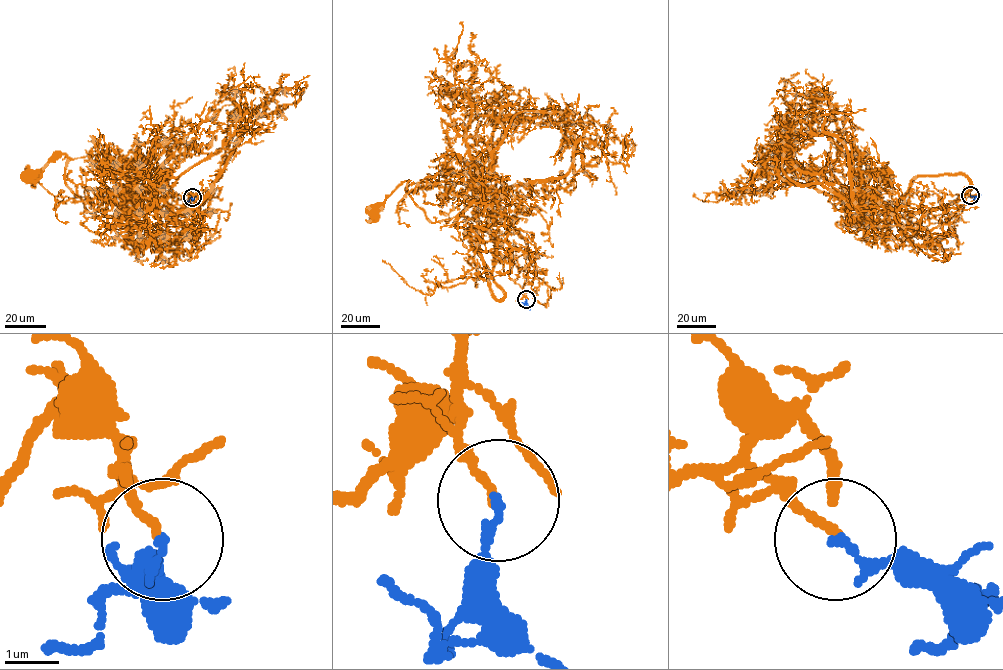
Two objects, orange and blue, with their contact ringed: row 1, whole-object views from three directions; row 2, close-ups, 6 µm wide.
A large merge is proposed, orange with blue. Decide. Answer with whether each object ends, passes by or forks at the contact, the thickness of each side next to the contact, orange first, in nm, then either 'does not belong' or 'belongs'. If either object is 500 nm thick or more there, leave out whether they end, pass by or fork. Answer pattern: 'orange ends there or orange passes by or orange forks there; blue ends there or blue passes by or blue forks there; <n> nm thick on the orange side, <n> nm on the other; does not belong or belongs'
orange ends there; blue ends there; 130 nm thick on the orange side, 160 nm on the other; belongs

